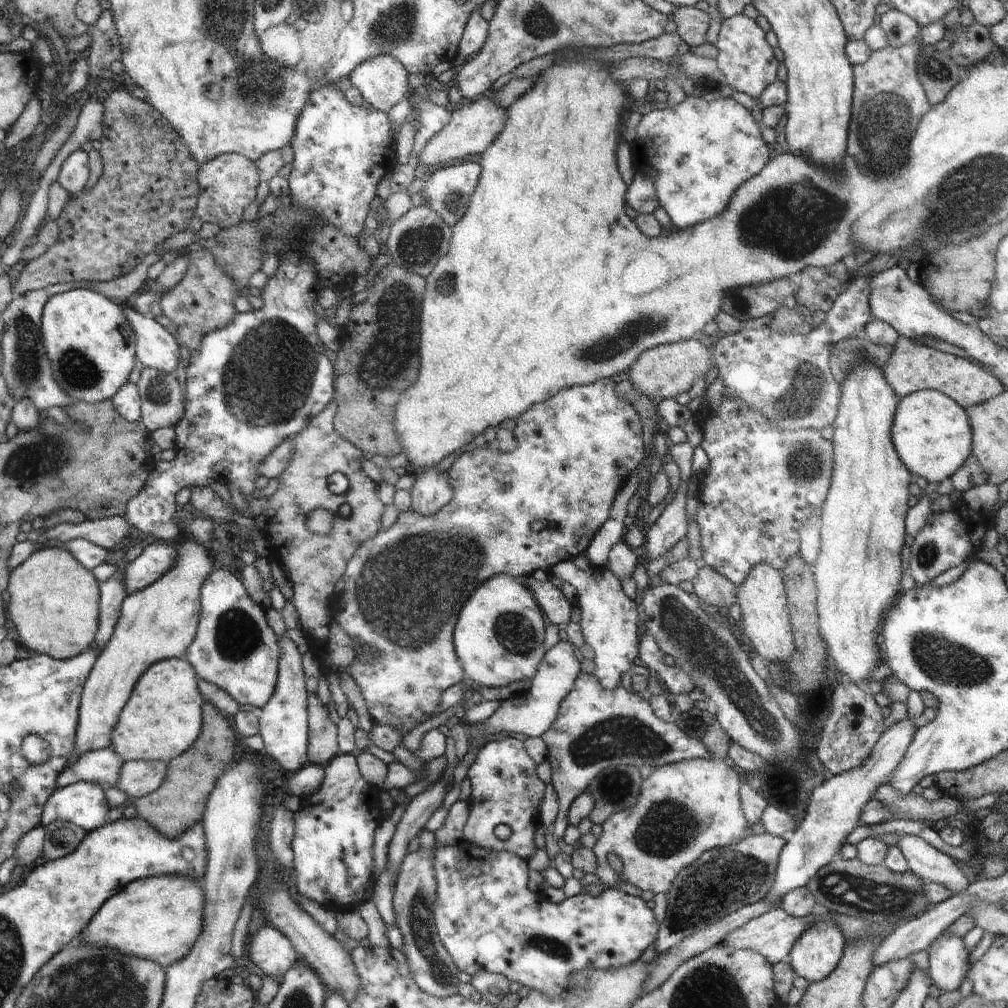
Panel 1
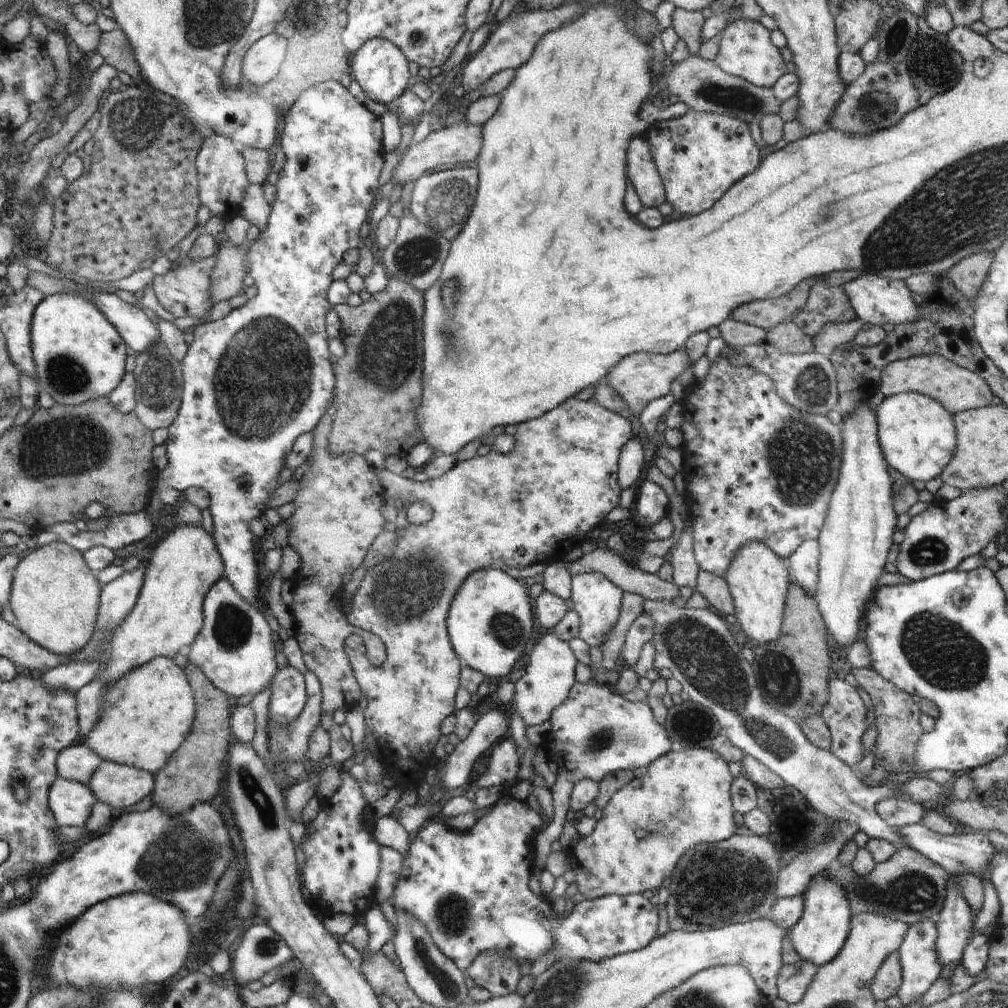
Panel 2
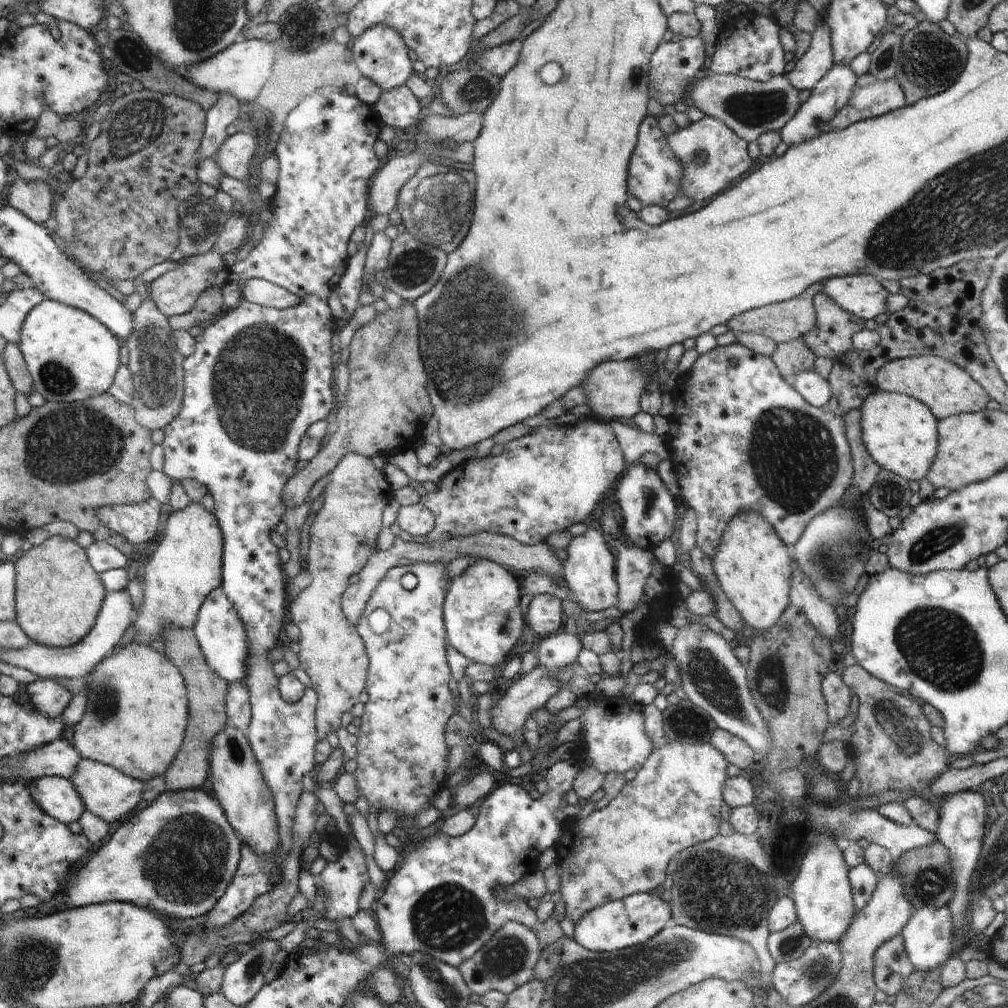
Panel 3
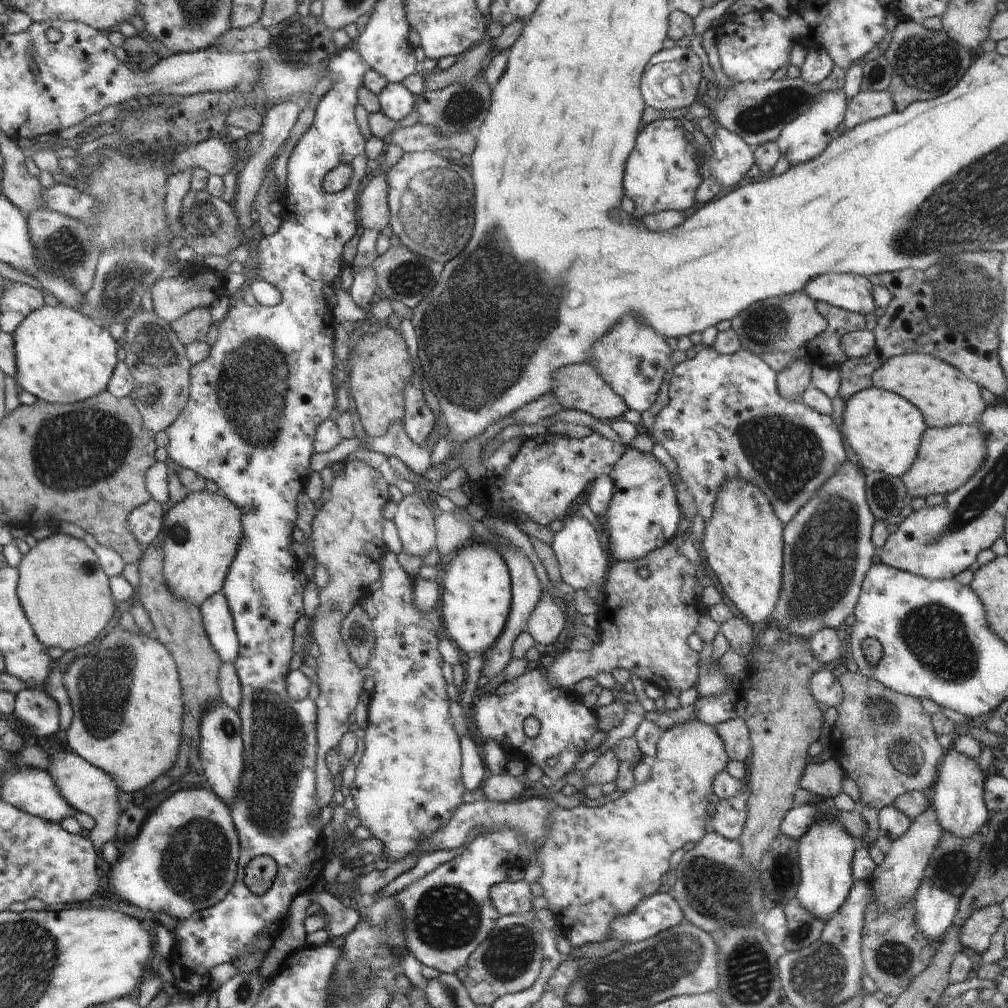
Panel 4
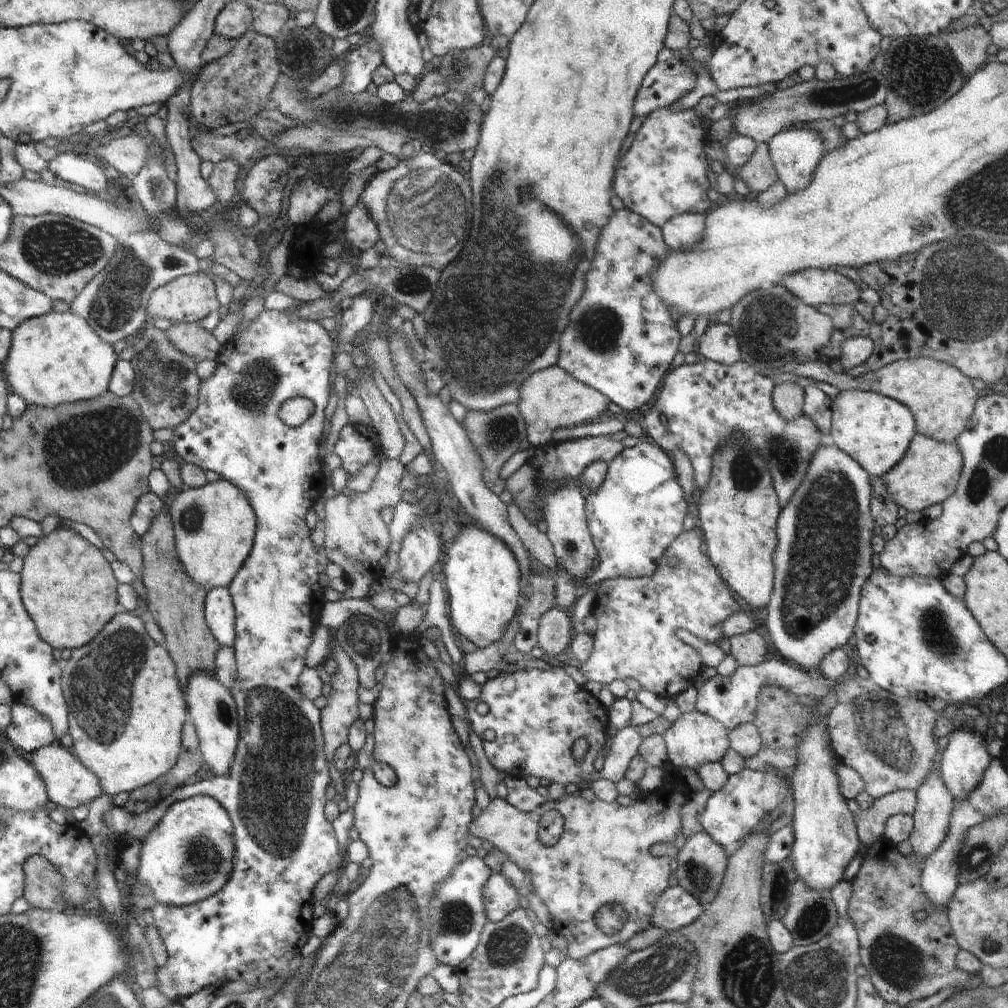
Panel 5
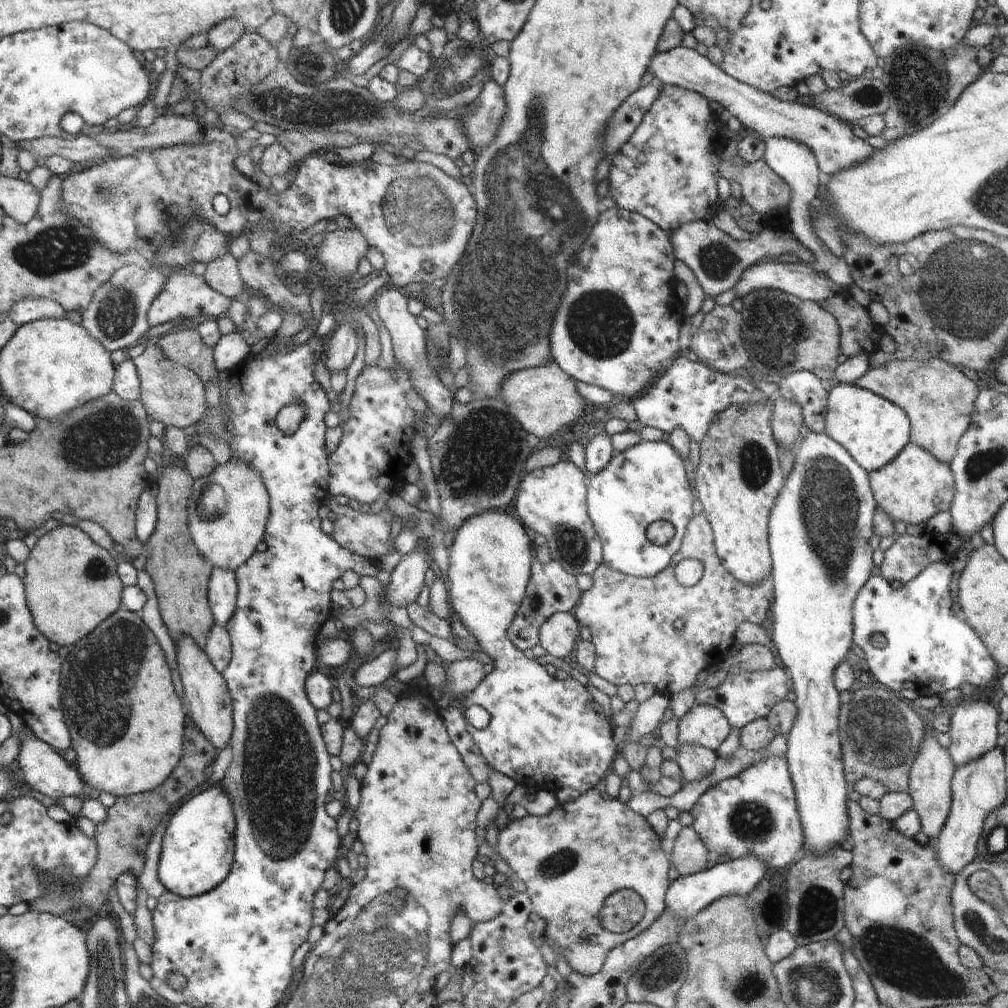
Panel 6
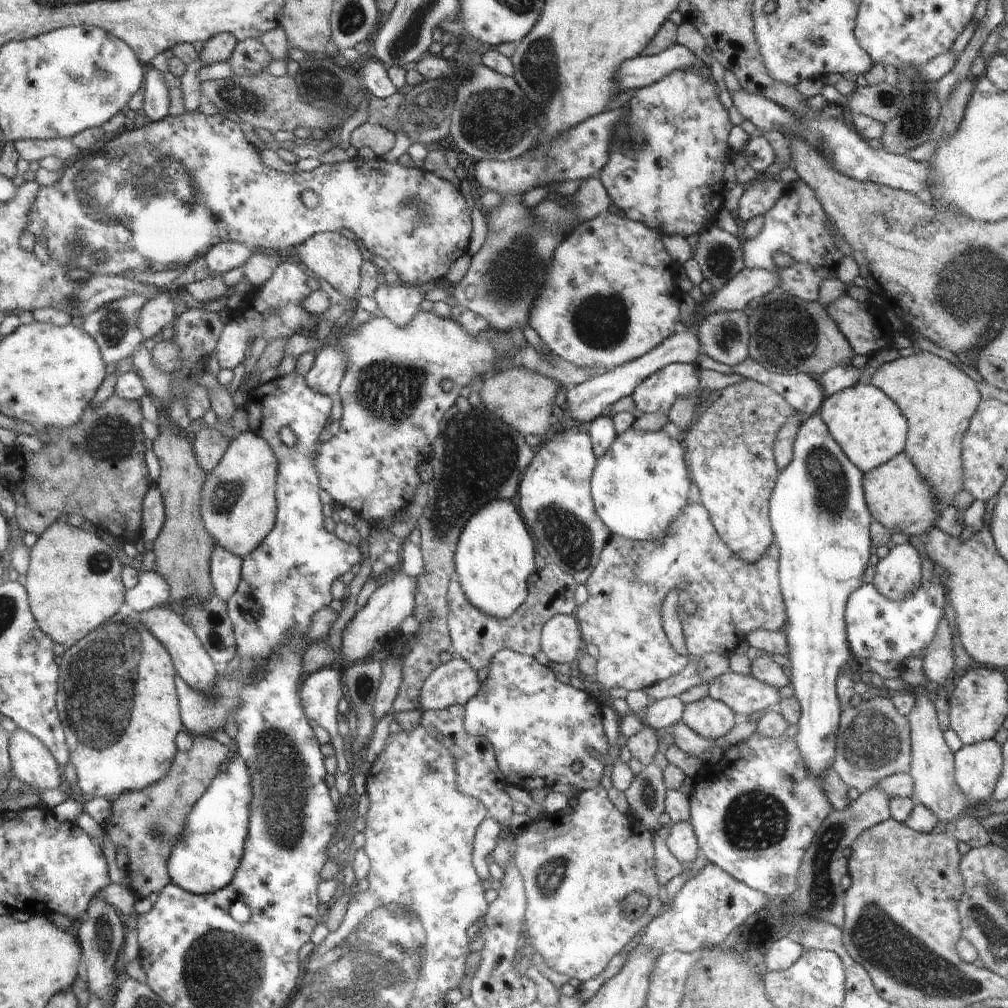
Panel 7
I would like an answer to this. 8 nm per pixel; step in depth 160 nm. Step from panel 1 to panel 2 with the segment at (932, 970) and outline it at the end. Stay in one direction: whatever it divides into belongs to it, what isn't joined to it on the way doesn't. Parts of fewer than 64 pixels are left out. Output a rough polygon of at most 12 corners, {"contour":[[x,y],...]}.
{"contour":[[948,876],[935,919],[939,961],[955,967],[975,930],[976,913]]}

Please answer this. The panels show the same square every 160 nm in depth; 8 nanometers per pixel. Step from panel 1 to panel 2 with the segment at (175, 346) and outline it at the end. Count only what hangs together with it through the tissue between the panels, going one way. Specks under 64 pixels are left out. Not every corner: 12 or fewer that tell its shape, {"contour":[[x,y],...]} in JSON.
{"contour":[[116,293],[88,299],[134,355],[160,339],[153,314]]}

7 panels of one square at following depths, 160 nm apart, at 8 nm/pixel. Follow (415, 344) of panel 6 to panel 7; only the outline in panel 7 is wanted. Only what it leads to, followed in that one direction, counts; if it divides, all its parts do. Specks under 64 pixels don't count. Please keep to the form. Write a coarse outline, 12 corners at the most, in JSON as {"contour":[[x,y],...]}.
{"contour":[[388,284],[373,294],[378,314],[406,326],[429,287]]}

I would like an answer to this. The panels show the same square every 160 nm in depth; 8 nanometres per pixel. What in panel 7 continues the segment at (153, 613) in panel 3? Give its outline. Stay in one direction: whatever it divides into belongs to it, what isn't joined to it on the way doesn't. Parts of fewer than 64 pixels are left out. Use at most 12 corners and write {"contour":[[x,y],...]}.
{"contour":[[233,438],[202,490],[216,545],[241,557],[275,528],[279,460]]}

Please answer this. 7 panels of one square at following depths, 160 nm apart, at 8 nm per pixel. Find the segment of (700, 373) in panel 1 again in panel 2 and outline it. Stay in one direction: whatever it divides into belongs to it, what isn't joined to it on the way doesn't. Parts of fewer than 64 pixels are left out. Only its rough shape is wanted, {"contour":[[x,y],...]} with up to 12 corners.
{"contour":[[684,349],[636,353],[607,374],[634,416],[670,392]]}

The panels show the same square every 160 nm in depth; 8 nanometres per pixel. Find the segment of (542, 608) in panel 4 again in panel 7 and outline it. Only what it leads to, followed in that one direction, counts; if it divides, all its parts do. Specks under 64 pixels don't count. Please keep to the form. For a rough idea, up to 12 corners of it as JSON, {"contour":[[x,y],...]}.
{"contour":[[573,615],[541,630],[550,662],[571,664],[585,640]]}

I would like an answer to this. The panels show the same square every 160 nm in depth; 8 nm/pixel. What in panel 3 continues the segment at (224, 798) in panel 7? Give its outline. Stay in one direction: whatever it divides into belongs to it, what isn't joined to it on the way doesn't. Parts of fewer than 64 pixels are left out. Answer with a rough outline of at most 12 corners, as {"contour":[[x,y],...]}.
{"contour":[[202,788],[164,791],[66,887],[68,906],[211,912],[242,860]]}

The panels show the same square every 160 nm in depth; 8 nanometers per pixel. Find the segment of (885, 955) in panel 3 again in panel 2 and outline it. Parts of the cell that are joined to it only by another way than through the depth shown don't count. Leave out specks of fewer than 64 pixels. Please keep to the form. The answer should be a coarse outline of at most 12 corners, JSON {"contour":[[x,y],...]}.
{"contour":[[891,952],[877,970],[870,990],[875,1000],[899,991],[901,962]]}

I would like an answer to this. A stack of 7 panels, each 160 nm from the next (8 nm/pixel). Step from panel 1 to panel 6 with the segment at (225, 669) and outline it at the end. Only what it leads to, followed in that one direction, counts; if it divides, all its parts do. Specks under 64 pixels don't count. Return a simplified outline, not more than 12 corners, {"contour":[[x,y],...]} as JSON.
{"contour":[[212,570],[207,599],[215,624],[226,627],[238,606],[238,579]]}

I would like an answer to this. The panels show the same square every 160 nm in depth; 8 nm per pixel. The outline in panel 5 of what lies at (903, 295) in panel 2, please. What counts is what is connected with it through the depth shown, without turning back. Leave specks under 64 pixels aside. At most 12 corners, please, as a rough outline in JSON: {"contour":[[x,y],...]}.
{"contour":[[806,268],[781,282],[804,304],[854,305],[857,284]]}

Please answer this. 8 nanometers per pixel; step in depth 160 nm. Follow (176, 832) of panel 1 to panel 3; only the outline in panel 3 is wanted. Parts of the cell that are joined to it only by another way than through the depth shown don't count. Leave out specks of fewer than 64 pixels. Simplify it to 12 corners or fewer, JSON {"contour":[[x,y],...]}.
{"contour":[[195,630],[163,634],[165,654],[188,678],[192,722],[166,790],[208,786],[214,738],[224,730],[226,681]]}

